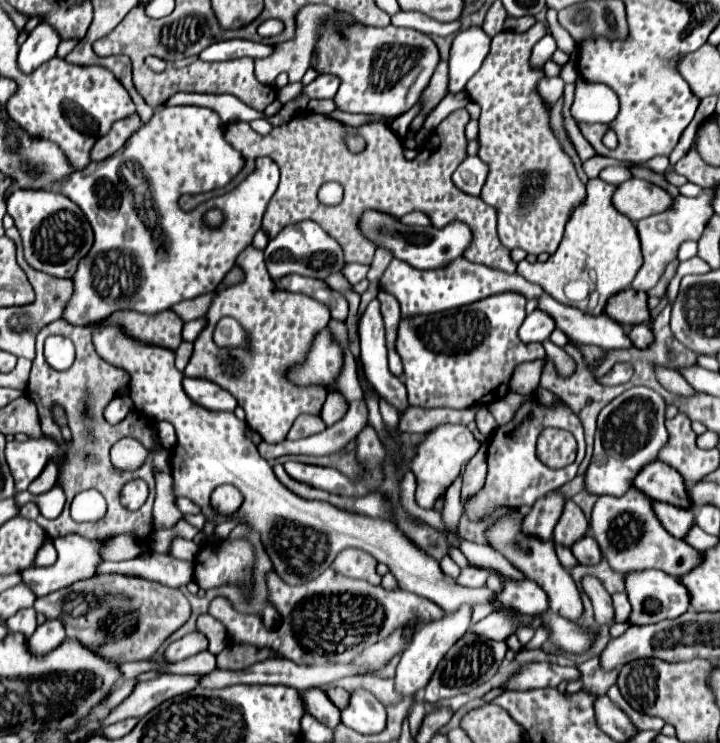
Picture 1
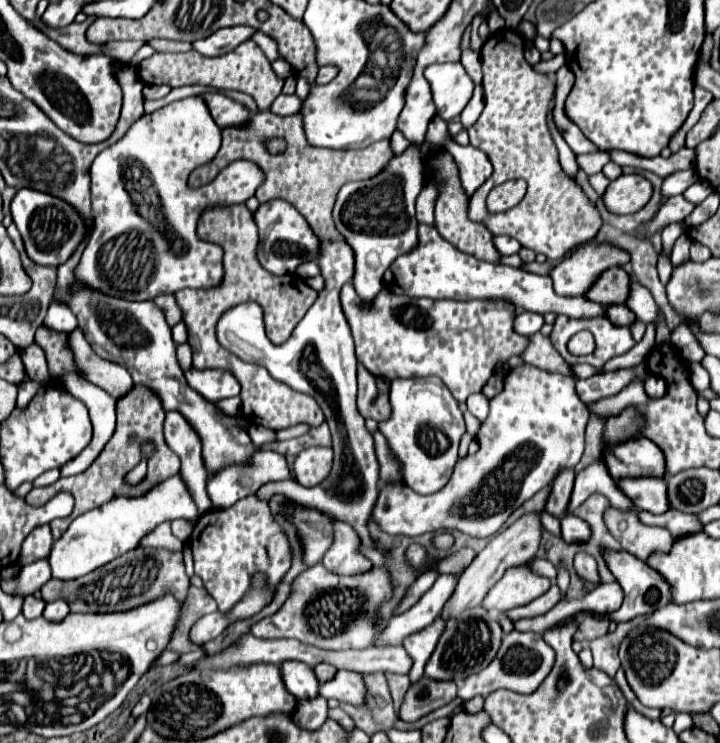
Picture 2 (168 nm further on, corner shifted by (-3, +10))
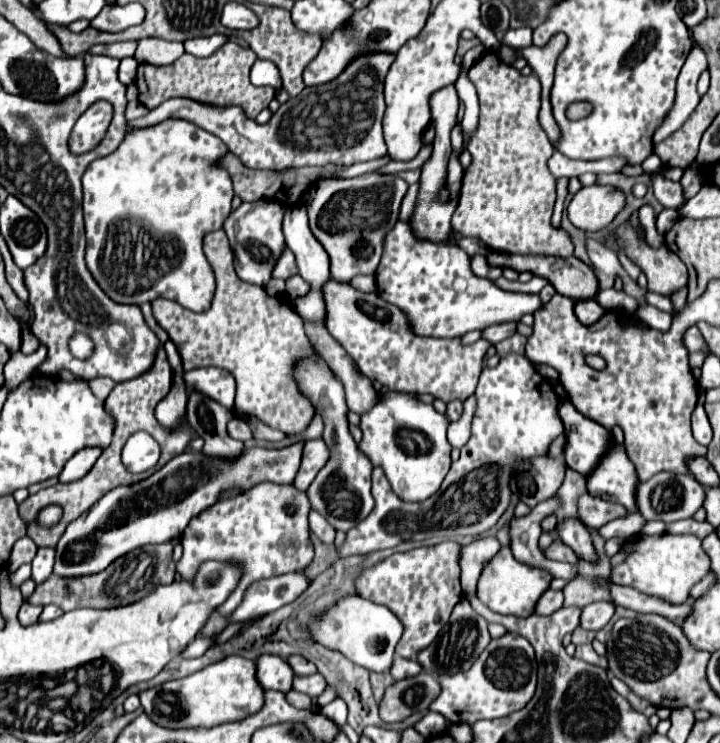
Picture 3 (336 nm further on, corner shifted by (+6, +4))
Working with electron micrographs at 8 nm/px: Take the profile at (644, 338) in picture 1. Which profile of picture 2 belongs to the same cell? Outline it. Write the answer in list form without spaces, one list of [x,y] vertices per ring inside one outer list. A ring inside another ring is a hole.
[[[623,304],[607,306],[605,308],[605,316],[607,316],[607,320],[611,320],[617,326],[629,326],[635,320],[635,314],[627,306],[623,306]]]

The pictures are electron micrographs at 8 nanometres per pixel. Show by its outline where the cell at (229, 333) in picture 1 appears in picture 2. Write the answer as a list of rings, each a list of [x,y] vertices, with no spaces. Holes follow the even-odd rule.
[[[319,238],[317,266],[321,270],[325,286],[323,290],[319,290],[317,300],[307,310],[305,318],[297,324],[297,328],[285,344],[275,346],[269,342],[265,332],[261,332],[261,306],[255,302],[239,304],[231,308],[227,314],[223,314],[223,318],[217,324],[217,338],[227,350],[237,354],[241,360],[265,366],[275,380],[289,384],[297,392],[313,396],[321,406],[325,420],[331,428],[335,452],[331,474],[313,488],[303,488],[293,480],[283,480],[277,482],[277,492],[297,500],[303,506],[317,508],[323,514],[331,514],[333,518],[351,524],[359,534],[361,542],[373,546],[367,532],[367,522],[379,494],[379,462],[375,456],[373,438],[365,428],[365,418],[359,414],[355,404],[357,358],[353,350],[351,330],[339,302],[341,286],[345,282],[351,282],[353,278],[353,264],[355,262],[351,248],[345,242],[331,242]]]

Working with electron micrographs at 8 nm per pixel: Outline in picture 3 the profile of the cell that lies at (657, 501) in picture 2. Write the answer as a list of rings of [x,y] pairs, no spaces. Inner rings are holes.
[[[614,426],[612,436],[616,440],[614,448],[588,476],[588,492],[590,496],[602,500],[614,500],[616,504],[622,504],[628,512],[638,512],[638,504],[634,500],[634,492],[638,490],[636,486],[640,484],[638,472],[624,452],[622,428]]]

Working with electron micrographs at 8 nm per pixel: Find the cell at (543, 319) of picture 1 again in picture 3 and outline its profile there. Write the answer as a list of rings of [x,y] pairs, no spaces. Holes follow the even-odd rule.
[[[504,322],[504,324],[494,324],[494,326],[486,328],[482,338],[490,340],[492,344],[498,344],[498,342],[502,342],[506,336],[512,336],[514,332],[516,332],[516,324],[514,324],[514,322]]]

